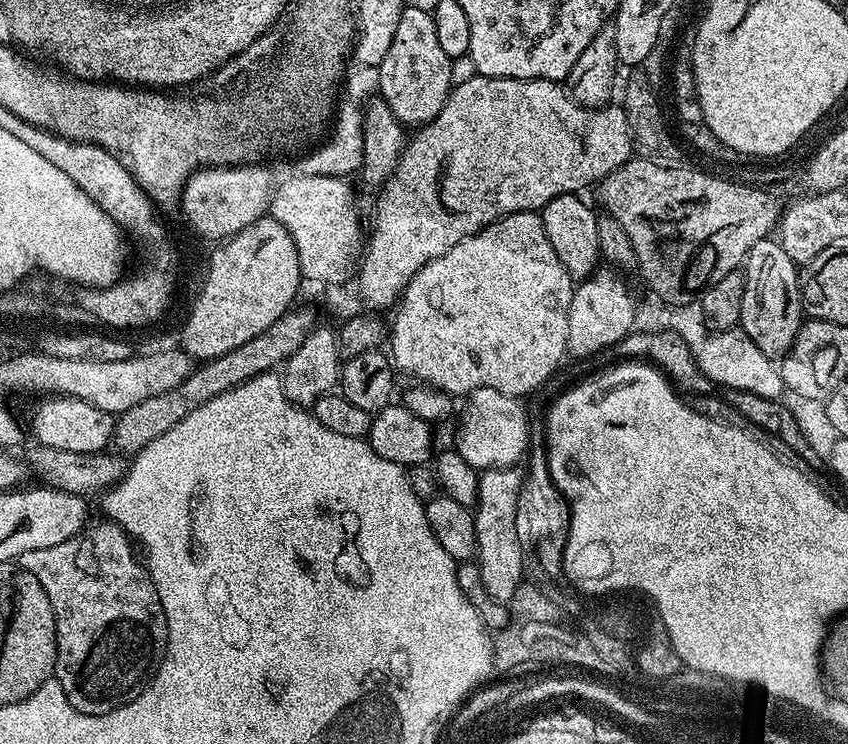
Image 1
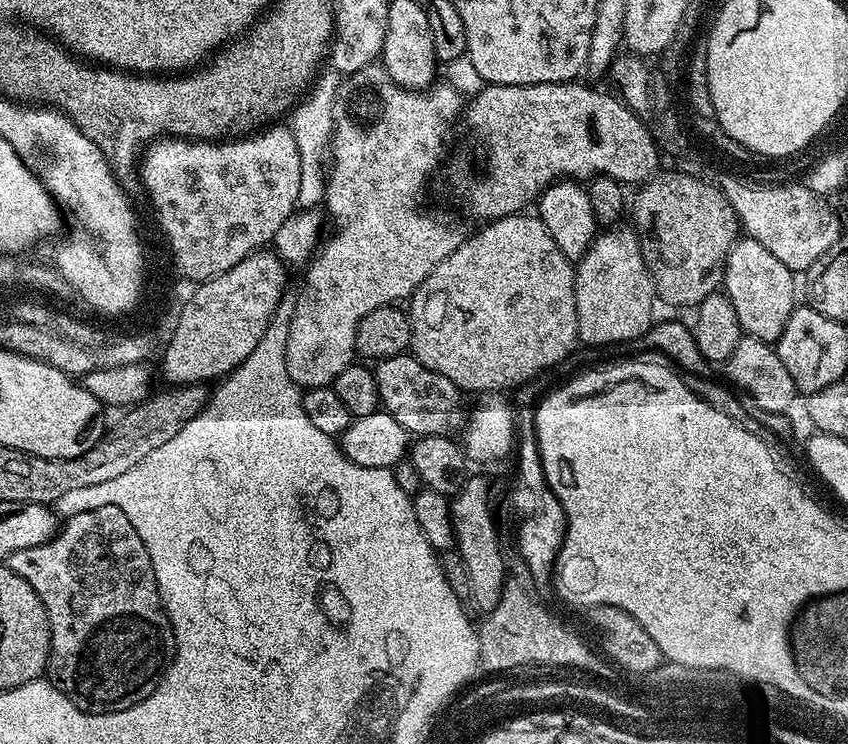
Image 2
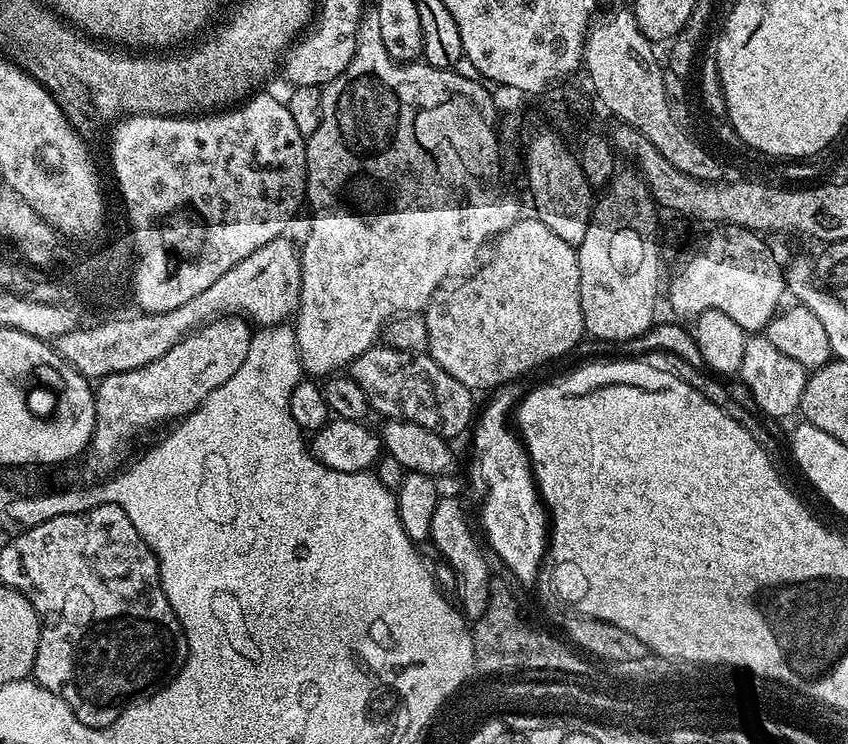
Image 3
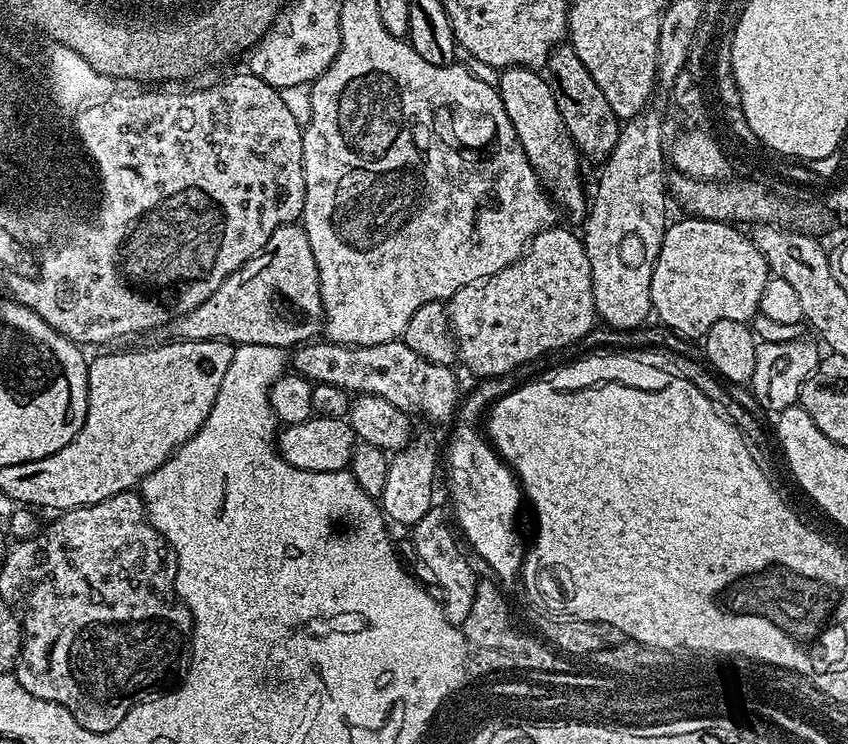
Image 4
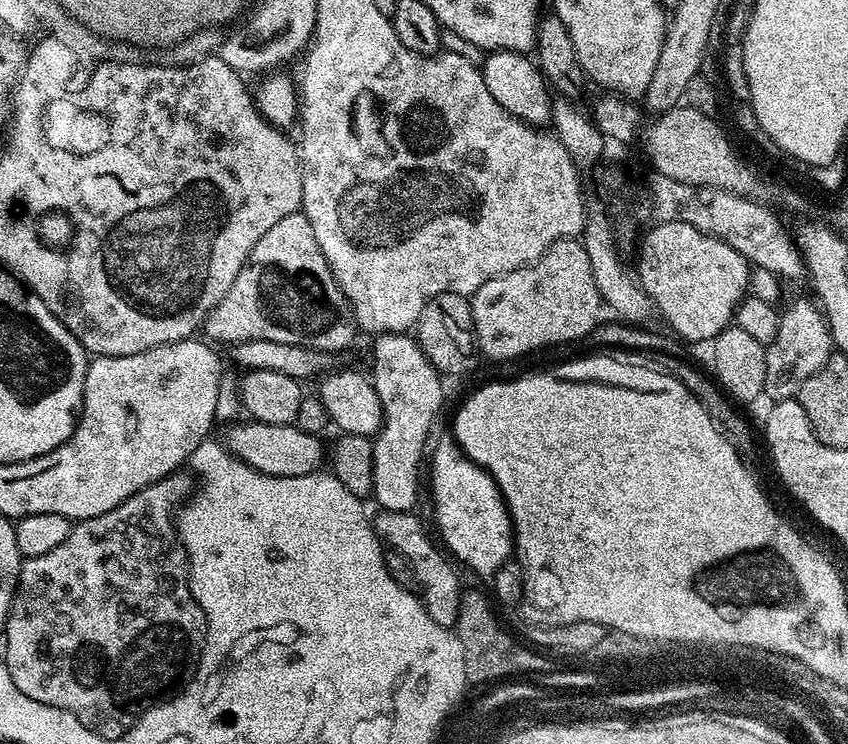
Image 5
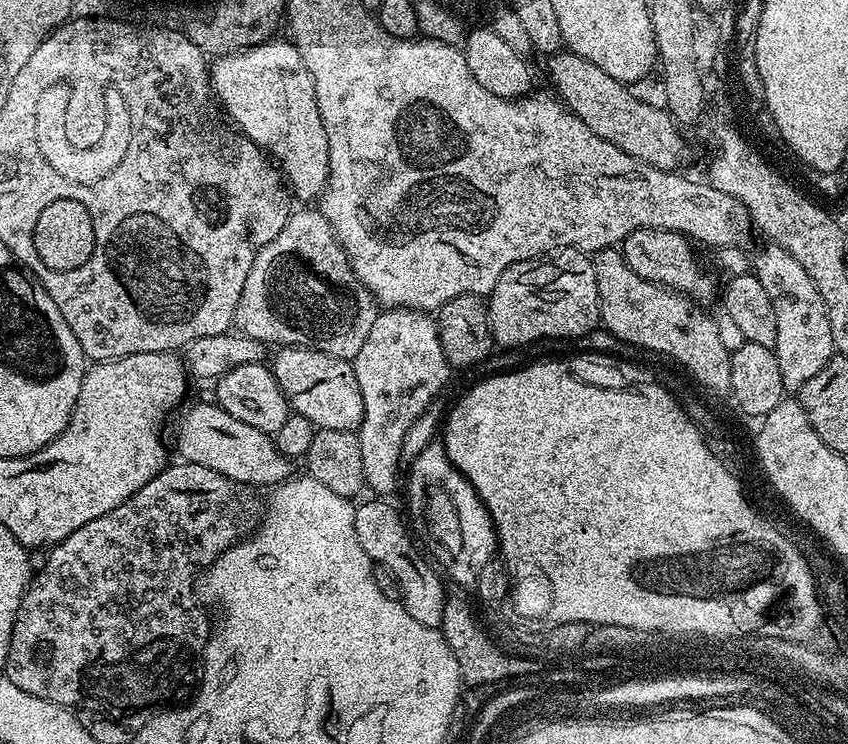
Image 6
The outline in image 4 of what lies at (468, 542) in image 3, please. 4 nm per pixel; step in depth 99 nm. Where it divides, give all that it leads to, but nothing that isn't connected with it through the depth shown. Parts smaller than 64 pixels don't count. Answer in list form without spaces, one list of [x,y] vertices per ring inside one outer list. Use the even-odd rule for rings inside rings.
[[[433,506],[417,524],[411,525],[412,544],[416,547],[416,556],[428,567],[430,575],[436,579],[438,587],[444,591],[442,603],[444,613],[451,624],[461,626],[469,617],[470,606],[474,603],[475,588],[478,585],[476,572],[472,569],[470,561],[464,557],[464,552],[460,549],[460,544],[456,541],[453,525],[448,525],[448,520],[444,517],[444,512],[440,506]]]

